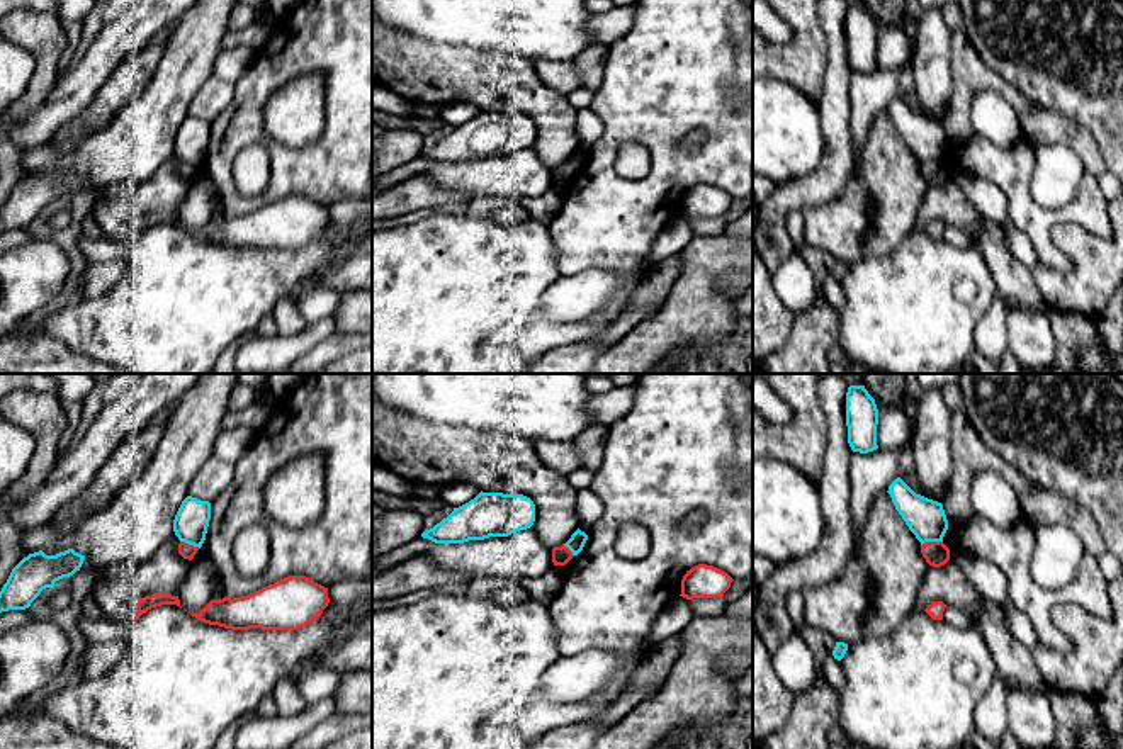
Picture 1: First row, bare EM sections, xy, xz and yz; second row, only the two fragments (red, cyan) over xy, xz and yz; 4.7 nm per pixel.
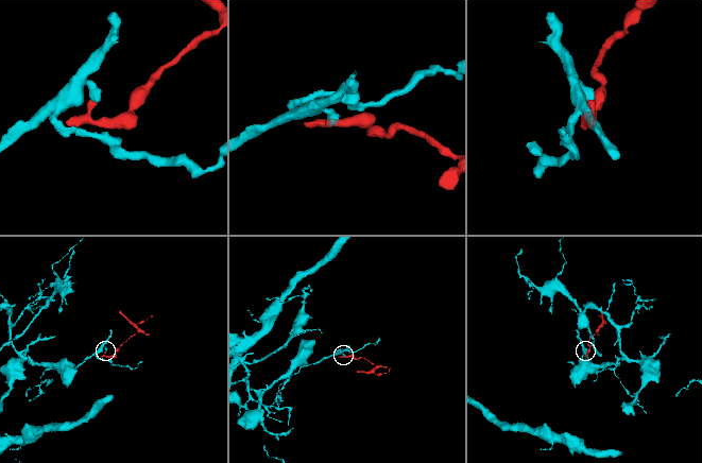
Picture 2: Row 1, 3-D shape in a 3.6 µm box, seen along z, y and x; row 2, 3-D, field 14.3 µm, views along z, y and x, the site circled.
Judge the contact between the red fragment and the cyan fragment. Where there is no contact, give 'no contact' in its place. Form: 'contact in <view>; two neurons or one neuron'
contact in yz; one neuron

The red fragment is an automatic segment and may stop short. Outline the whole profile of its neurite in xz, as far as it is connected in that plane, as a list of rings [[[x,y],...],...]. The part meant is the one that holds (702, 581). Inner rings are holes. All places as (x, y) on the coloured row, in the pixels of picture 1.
[[[698,564],[683,576],[680,596],[686,600],[722,598],[732,581],[727,572],[714,566]]]

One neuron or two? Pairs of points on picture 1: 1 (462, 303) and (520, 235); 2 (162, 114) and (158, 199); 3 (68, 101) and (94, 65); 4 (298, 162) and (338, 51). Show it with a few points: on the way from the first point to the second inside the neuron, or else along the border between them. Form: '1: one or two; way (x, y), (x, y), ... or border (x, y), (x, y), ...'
1: one; way (479, 286), (513, 252)
2: two; border (174, 153), (150, 177), (123, 184)
3: one; way (72, 92), (90, 73)
4: one; way (328, 143), (342, 129), (342, 82)

